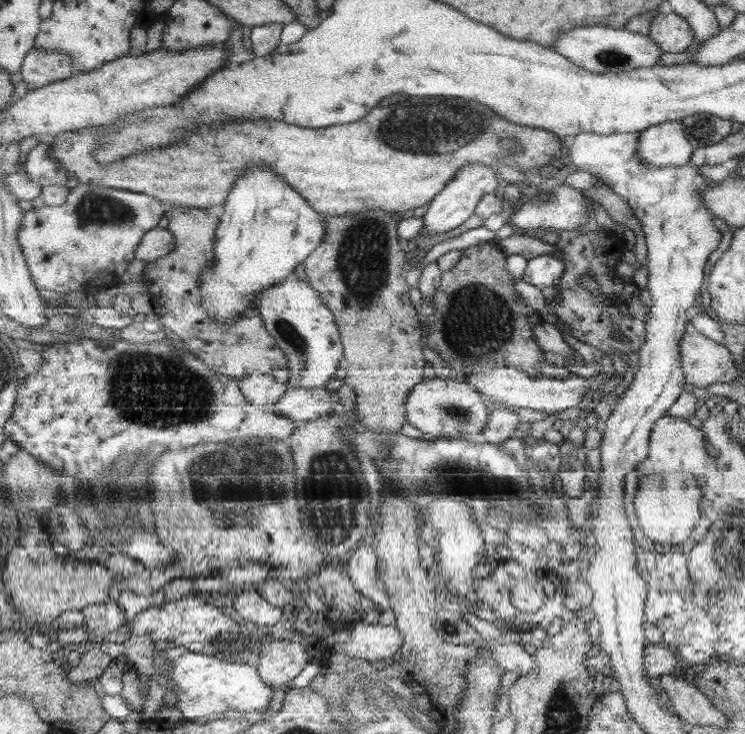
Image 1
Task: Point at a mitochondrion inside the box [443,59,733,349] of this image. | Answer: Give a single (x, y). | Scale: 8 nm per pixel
(701, 129)

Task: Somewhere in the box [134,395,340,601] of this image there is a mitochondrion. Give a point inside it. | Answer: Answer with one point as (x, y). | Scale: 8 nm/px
(252, 493)

